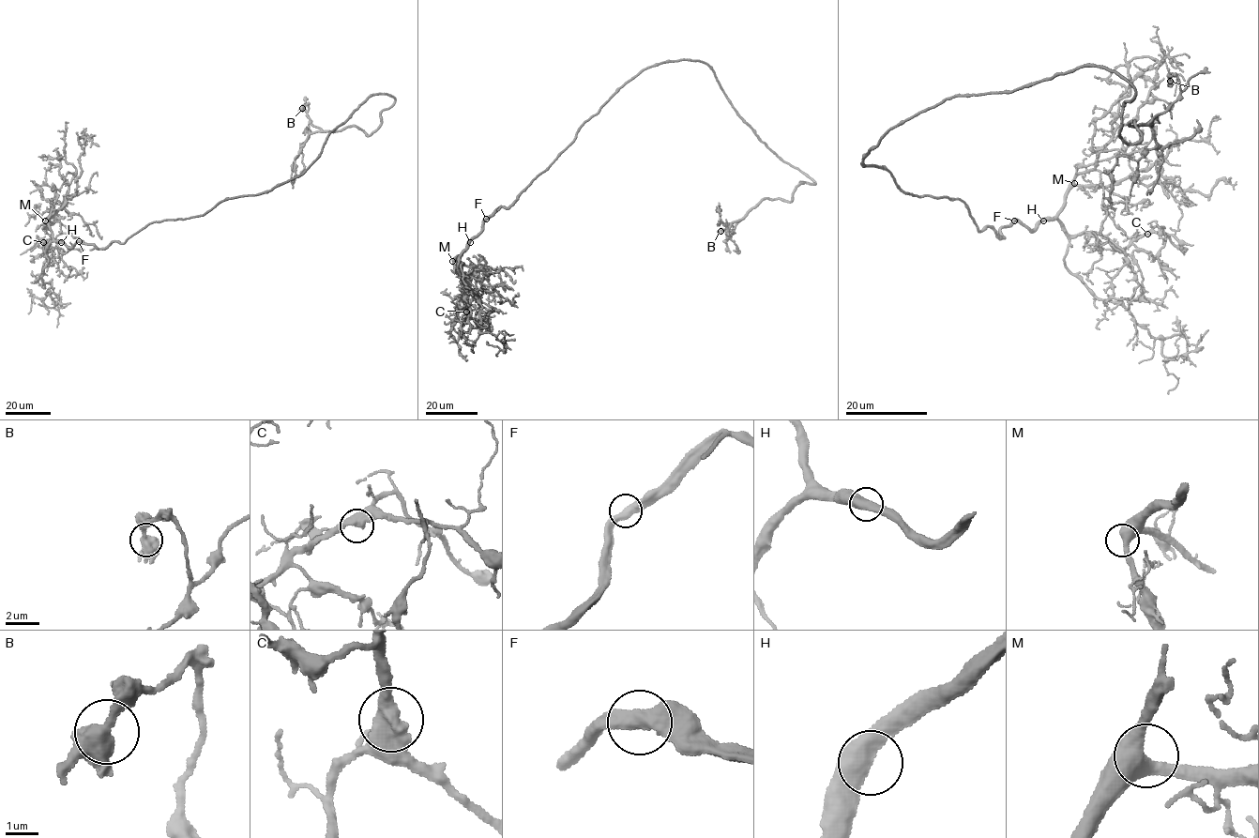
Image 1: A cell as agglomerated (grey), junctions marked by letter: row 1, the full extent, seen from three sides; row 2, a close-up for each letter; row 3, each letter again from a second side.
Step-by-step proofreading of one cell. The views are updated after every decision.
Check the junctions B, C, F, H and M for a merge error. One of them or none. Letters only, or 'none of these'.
none of these

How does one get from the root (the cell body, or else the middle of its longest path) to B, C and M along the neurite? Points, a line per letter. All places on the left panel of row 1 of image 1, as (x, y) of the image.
B: (262, 192), (302, 175), (369, 97), (395, 99), (367, 136), (322, 130), (302, 108)
C: (262, 192), (227, 198), (202, 215), (151, 222), (103, 248), (53, 241), (46, 253), (43, 242)
M: (262, 192), (227, 198), (202, 215), (151, 222), (103, 248), (77, 241), (68, 247), (53, 237), (45, 220)

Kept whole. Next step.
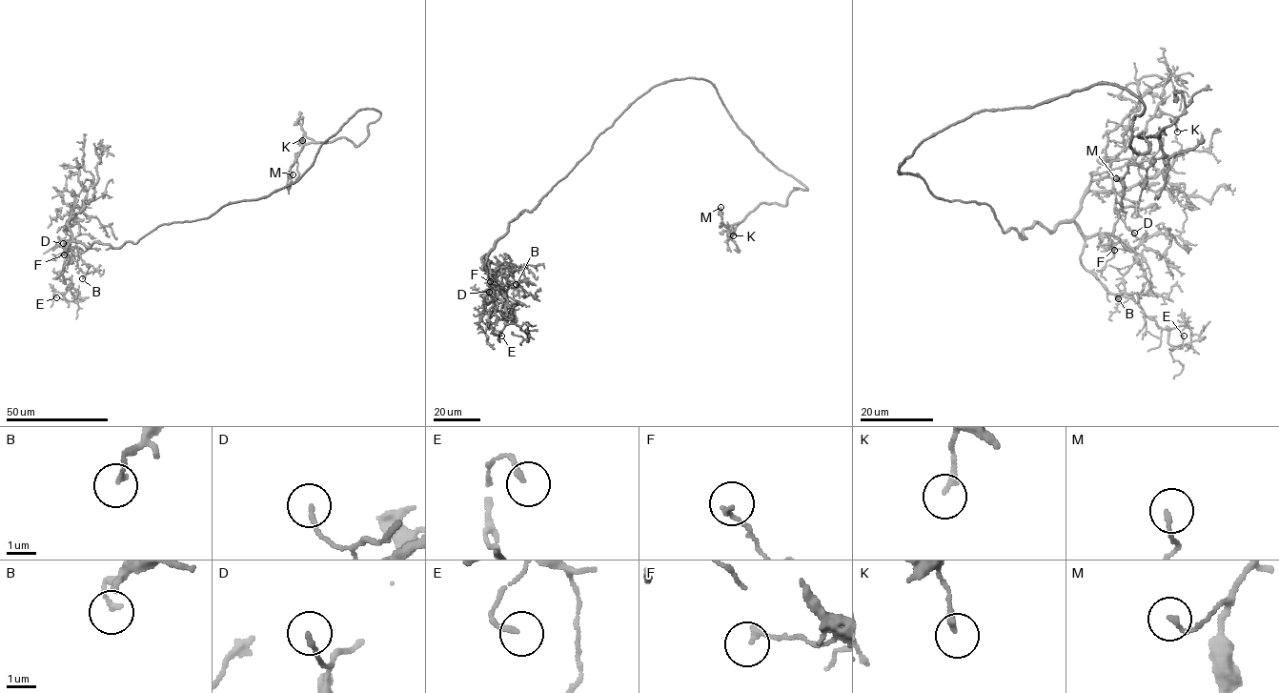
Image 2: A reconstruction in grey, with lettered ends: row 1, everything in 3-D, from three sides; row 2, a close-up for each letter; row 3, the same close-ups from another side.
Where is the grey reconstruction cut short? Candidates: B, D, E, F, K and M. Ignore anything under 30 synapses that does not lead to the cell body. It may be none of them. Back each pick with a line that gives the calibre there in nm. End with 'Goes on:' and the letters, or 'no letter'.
Goes on: no letter

